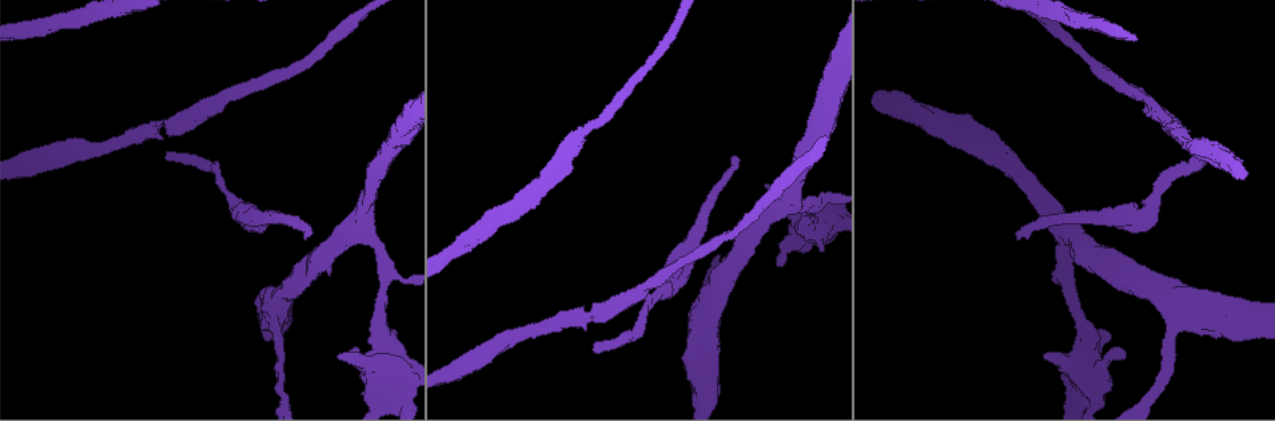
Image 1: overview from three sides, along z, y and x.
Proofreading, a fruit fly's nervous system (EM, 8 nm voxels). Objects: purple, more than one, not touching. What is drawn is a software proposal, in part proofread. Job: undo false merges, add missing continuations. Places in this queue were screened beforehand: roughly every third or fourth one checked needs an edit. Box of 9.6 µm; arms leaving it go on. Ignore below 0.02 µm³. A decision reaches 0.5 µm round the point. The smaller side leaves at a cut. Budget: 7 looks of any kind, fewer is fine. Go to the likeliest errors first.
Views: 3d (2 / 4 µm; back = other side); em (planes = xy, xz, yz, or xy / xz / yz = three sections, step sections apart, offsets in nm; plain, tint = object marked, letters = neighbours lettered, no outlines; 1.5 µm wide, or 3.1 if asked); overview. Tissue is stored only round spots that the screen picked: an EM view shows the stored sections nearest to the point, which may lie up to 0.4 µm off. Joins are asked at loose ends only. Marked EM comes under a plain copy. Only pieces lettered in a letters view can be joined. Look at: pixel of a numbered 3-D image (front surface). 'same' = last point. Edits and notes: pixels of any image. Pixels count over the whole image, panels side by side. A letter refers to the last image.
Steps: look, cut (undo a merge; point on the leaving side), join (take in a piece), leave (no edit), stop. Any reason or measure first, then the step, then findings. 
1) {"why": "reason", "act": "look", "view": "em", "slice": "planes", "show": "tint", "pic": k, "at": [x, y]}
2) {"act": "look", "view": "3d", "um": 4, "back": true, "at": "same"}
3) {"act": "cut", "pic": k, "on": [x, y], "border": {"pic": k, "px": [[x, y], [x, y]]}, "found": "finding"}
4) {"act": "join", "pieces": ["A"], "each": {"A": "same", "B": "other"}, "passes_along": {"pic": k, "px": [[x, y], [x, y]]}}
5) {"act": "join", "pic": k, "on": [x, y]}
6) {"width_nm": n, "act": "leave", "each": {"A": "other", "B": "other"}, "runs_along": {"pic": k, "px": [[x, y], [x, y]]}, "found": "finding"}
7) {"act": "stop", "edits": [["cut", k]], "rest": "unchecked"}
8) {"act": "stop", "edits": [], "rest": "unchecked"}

{"why": "long arm stops here", "act": "look", "view": "em", "slice": "planes", "show": "tint", "pic": 1, "at": [594, 343]}

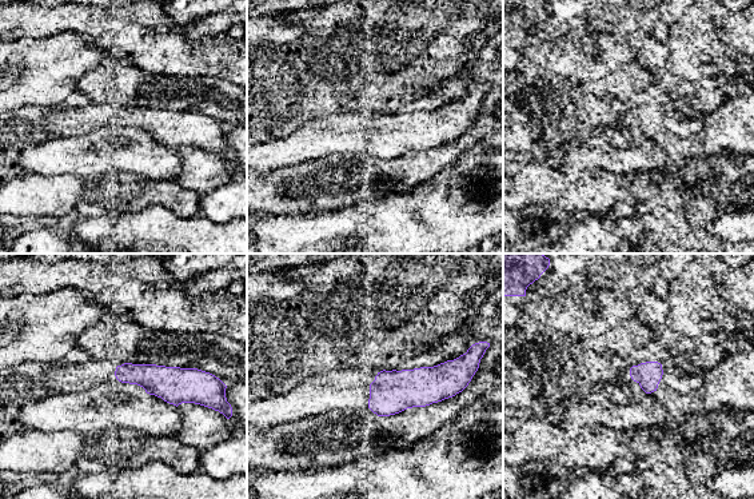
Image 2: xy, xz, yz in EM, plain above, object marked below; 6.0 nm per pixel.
{"act": "look", "view": "em", "slice": "planes", "show": "letters", "at": "same"}

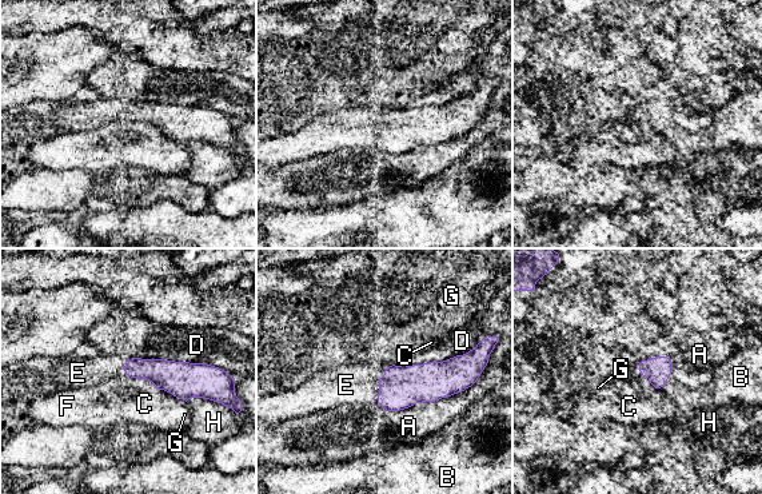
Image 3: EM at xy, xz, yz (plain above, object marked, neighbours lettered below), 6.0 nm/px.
{"act": "join", "pieces": ["E"], "each": {"A": "other", "B": "other", "C": "other", "D": "other", "E": "same", "F": "other", "G": "other", "H": "other"}, "found": "it goes on there"}

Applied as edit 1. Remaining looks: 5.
{"why": "thick turns thin", "act": "look", "view": "3d", "um": 4, "pic": 1, "at": [236, 215]}

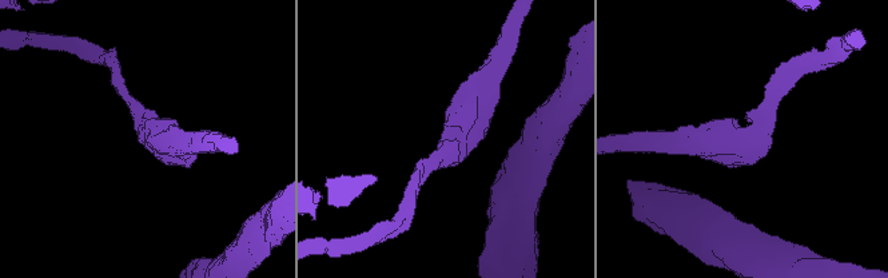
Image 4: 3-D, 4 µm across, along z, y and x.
{"arm_widths_nm": [160, 340], "act": "look", "view": "em", "slice": "planes", "show": "tint", "pic": 4, "at": [752, 142]}

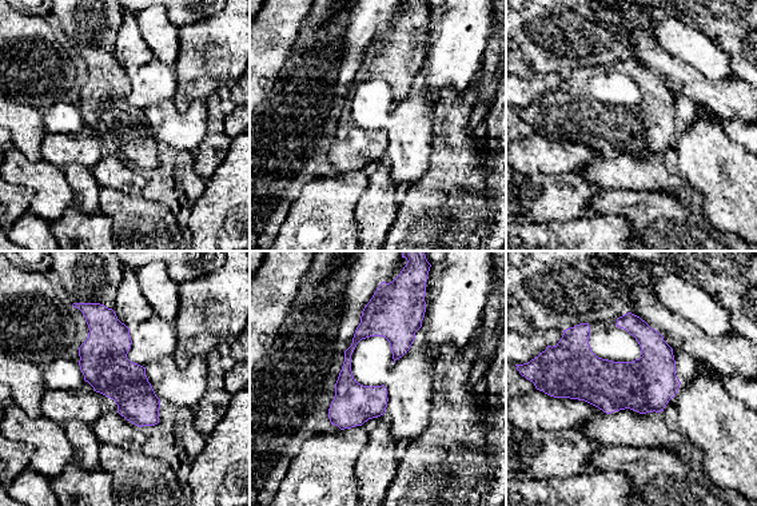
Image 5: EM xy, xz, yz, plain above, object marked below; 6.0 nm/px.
{"act": "look", "view": "em", "slice": "planes", "show": "letters", "at": "same"}

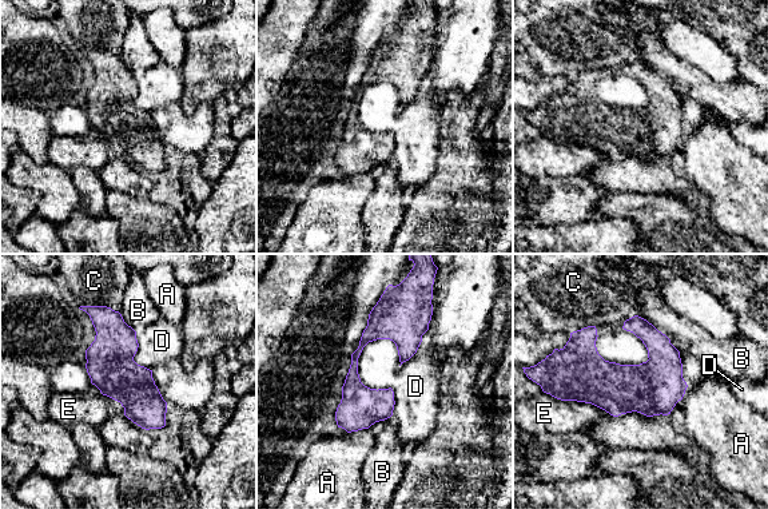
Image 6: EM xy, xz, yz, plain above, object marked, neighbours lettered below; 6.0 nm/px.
{"width_nm": 280, "act": "leave", "each": {"A": "other", "B": "other", "C": "other", "D": "other", "E": "other"}, "border": {"pic": 6, "px": [[135, 331], [134, 360], [151, 370]]}, "found": "one neuron here"}

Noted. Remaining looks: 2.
{"why": "branch stops here", "act": "look", "view": "em", "slice": "xy", "step": 8, "show": "letters", "pic": 1, "at": [340, 359]}

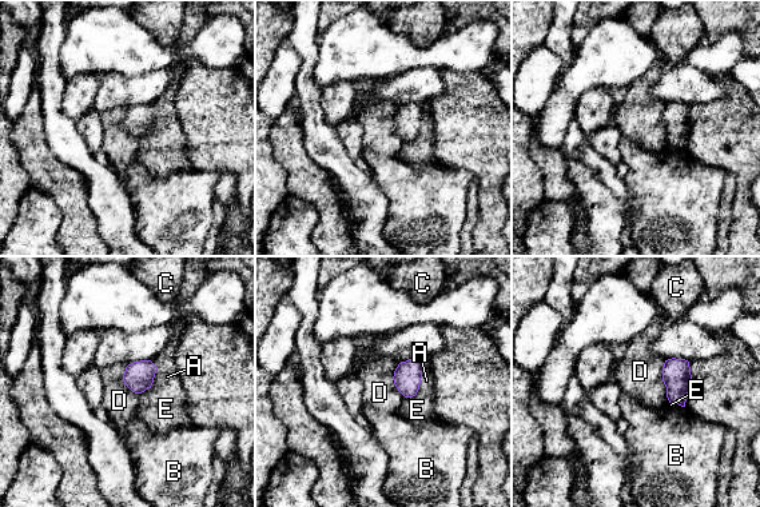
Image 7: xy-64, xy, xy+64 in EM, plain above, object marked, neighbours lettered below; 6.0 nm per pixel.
{"why": "cut it another way", "act": "look", "view": "em", "slice": "planes", "show": "letters", "at": "same"}

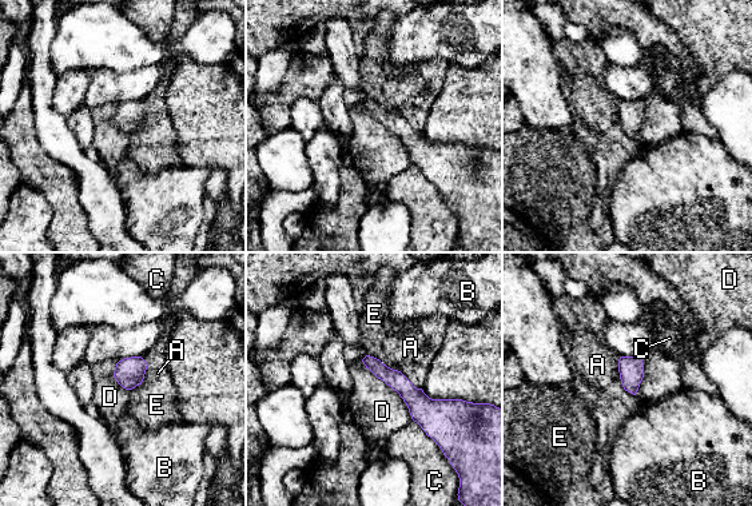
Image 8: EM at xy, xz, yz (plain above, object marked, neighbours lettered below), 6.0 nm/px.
{"longest_contact_nm": ["D", 460], "act": "leave", "each": {"A": "other", "B": "other", "C": "other", "D": "other", "E": "other"}, "border": {"pic": 8, "px": [[361, 361], [398, 394], [412, 418]]}, "found": "no lettered piece goes on from it"}

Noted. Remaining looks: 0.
{"act": "stop", "edits": [["join", 3]], "rest": "unchecked"}

